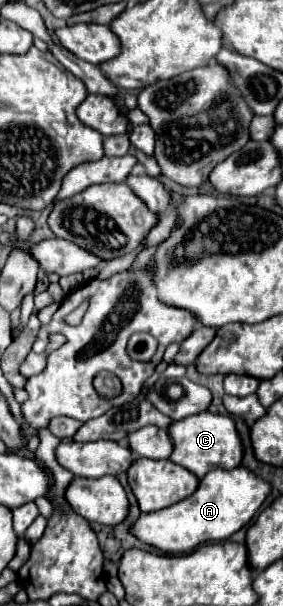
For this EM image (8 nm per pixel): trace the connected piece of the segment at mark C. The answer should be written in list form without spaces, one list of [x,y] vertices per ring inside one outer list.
[[[210,411],[190,415],[186,419],[174,421],[168,427],[168,435],[174,443],[170,461],[180,463],[180,467],[186,467],[198,479],[202,479],[206,475],[206,471],[212,471],[212,469],[234,469],[242,461],[240,437],[236,433],[234,421],[226,415],[214,415]]]

